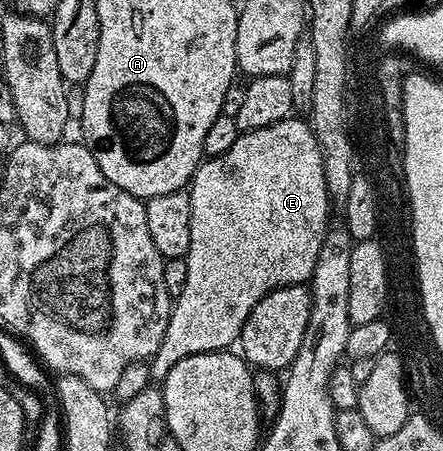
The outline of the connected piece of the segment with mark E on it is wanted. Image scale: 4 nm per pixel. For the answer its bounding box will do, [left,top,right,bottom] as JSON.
[149,118,329,380]

